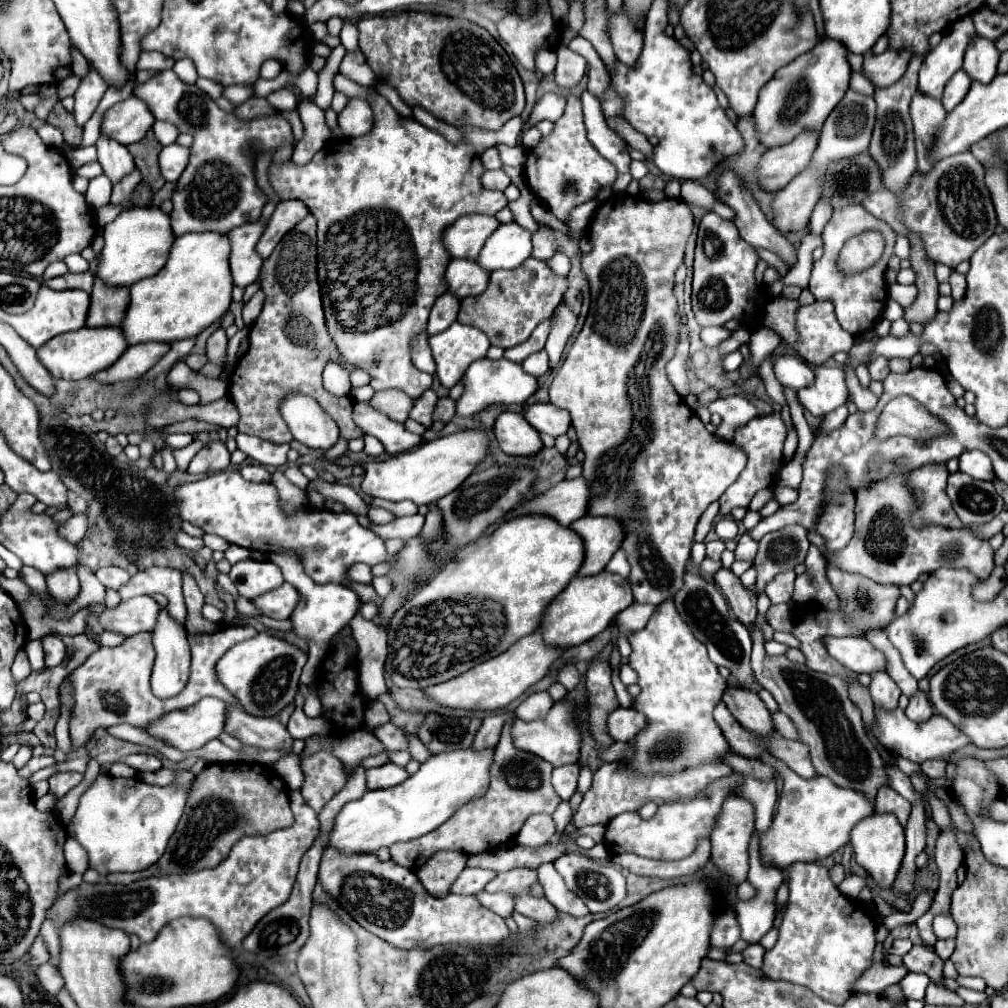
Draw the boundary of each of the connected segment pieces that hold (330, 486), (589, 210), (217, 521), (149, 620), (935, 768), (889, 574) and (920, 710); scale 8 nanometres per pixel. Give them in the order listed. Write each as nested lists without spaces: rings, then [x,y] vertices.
[[[318,479],[318,481],[312,481],[308,485],[308,491],[318,491],[322,493],[324,497],[330,497],[334,501],[340,501],[344,503],[348,509],[352,509],[352,513],[360,513],[360,515],[366,515],[368,511],[368,505],[366,501],[348,485],[342,485],[342,483],[326,483],[324,479]]]
[[[588,201],[584,205],[578,205],[572,213],[570,213],[570,219],[568,219],[568,227],[574,229],[574,231],[582,231],[584,227],[590,225],[590,219],[594,215],[594,211],[600,207],[600,201]]]
[[[222,471],[194,483],[184,483],[178,487],[178,491],[174,491],[174,497],[178,505],[178,517],[200,527],[204,533],[218,535],[228,543],[246,547],[250,551],[260,549],[264,553],[294,553],[300,557],[306,575],[316,583],[348,585],[358,593],[362,603],[374,603],[378,607],[372,623],[384,627],[384,617],[380,611],[384,599],[376,595],[372,585],[350,583],[348,569],[354,563],[384,563],[388,553],[384,541],[370,529],[360,527],[352,513],[334,513],[328,509],[316,509],[316,513],[312,513],[310,507],[302,507],[298,515],[286,515],[280,509],[278,491],[272,483],[246,481],[240,471]]]
[[[134,597],[122,601],[114,609],[104,609],[98,619],[106,631],[118,631],[124,635],[136,635],[142,631],[152,631],[162,607],[152,597]]]
[[[944,759],[924,761],[924,763],[922,763],[922,771],[924,771],[930,779],[940,779],[940,777],[946,775],[946,761],[944,761]]]
[[[894,473],[872,487],[860,489],[856,495],[856,533],[846,549],[828,551],[824,539],[816,531],[808,531],[812,545],[820,549],[826,561],[842,571],[864,575],[876,583],[910,585],[922,573],[934,573],[942,567],[968,569],[980,579],[986,579],[994,569],[994,551],[988,541],[976,539],[966,529],[948,531],[944,527],[914,529],[910,525],[910,509],[914,497],[906,489],[906,475]]]
[[[918,691],[912,699],[910,705],[906,707],[906,715],[914,721],[914,723],[924,723],[926,719],[930,719],[934,715],[930,701],[926,699],[926,695],[922,691]]]

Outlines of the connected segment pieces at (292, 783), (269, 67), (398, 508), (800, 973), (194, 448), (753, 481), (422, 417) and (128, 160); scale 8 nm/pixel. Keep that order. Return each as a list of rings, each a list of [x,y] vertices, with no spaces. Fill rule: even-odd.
[[[298,755],[280,757],[280,759],[274,763],[274,769],[276,769],[276,773],[284,779],[284,783],[286,783],[286,787],[288,787],[290,791],[302,787],[302,769],[300,769],[300,759],[298,759]]]
[[[268,59],[268,61],[262,63],[260,68],[260,77],[264,79],[274,79],[278,77],[282,69],[282,63],[280,63],[278,60]]]
[[[374,499],[370,505],[374,507],[382,507],[382,509],[388,509],[390,513],[394,515],[414,515],[418,511],[418,507],[410,501],[398,501],[398,503],[392,503],[392,501],[384,501],[384,499]]]
[[[794,863],[788,869],[788,905],[776,945],[766,951],[762,973],[774,981],[808,987],[826,1001],[842,1005],[852,983],[872,965],[876,927],[862,903],[844,897],[820,863]]]
[[[194,441],[194,443],[190,443],[188,447],[182,447],[182,449],[174,449],[172,451],[172,455],[174,455],[174,459],[176,459],[176,463],[178,463],[178,469],[180,471],[186,471],[186,467],[188,467],[188,463],[192,461],[192,457],[200,451],[204,447],[204,443],[202,441]]]
[[[770,413],[766,417],[756,417],[748,421],[744,427],[738,427],[734,433],[734,443],[740,445],[748,453],[748,465],[740,473],[738,481],[730,485],[730,489],[724,491],[724,495],[718,499],[720,503],[720,515],[730,515],[734,507],[746,507],[750,505],[756,491],[764,487],[772,487],[776,483],[776,477],[772,471],[780,471],[782,467],[782,447],[786,441],[786,425],[780,419],[780,413]]]
[[[432,389],[424,391],[418,399],[414,399],[414,405],[410,409],[410,419],[422,423],[426,429],[432,427],[432,419],[430,417],[432,417],[432,411],[436,407],[436,401],[438,401],[438,397],[436,397],[436,393]]]
[[[100,135],[96,141],[98,149],[98,163],[102,165],[104,173],[110,177],[112,183],[118,183],[124,175],[128,175],[134,169],[134,159],[122,143],[114,139],[106,139],[106,135]]]

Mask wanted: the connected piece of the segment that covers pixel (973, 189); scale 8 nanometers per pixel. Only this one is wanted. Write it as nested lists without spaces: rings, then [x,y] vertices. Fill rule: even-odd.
[[[970,151],[938,161],[926,175],[914,173],[902,197],[896,197],[888,189],[880,189],[870,193],[862,201],[862,207],[876,219],[886,221],[898,235],[904,235],[906,229],[918,233],[928,257],[952,269],[960,261],[970,259],[972,253],[994,235],[998,225],[990,191],[984,185],[984,167]]]

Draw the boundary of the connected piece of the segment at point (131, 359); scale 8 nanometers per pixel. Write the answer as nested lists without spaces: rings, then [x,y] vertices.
[[[140,343],[138,347],[130,347],[108,371],[102,371],[94,377],[100,379],[102,383],[140,379],[168,351],[170,351],[170,345],[166,345],[166,343]]]

